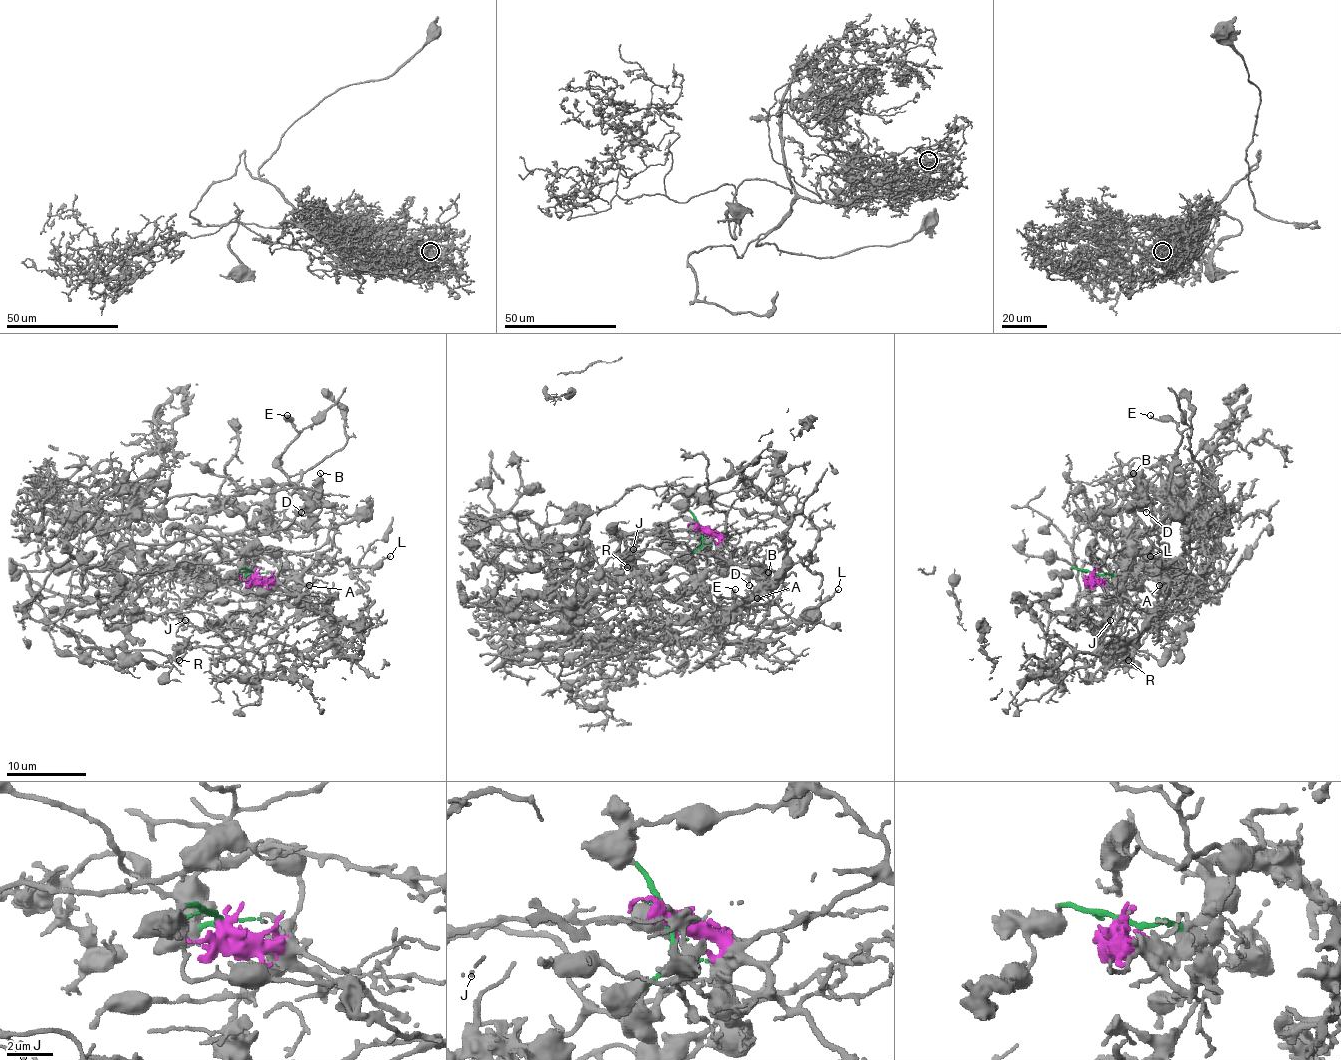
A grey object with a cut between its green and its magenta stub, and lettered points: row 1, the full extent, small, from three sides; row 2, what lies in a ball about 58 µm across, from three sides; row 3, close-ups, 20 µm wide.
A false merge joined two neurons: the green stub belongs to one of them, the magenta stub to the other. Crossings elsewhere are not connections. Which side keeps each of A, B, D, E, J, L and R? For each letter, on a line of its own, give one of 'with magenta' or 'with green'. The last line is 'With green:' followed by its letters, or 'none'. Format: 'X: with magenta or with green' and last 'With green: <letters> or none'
A: with magenta
B: with green
D: with green
E: with green
J: with magenta
L: with magenta
R: with magenta
With green: B, D, E

